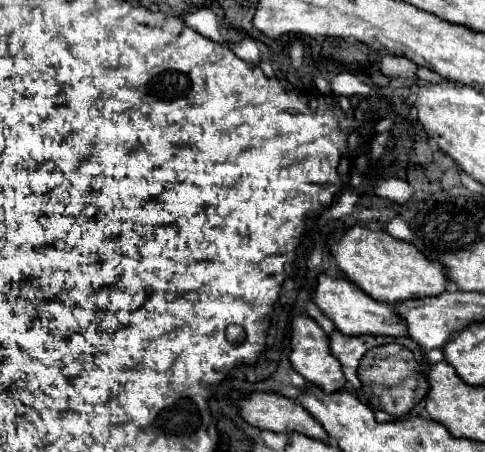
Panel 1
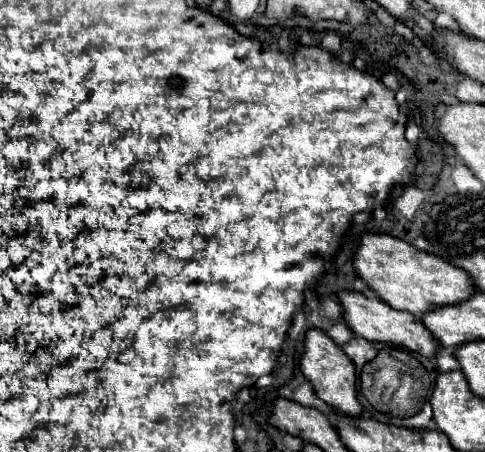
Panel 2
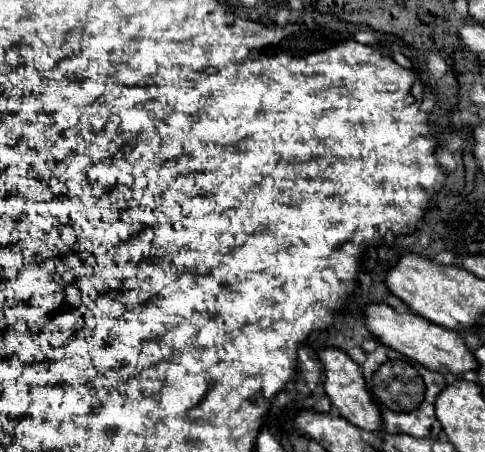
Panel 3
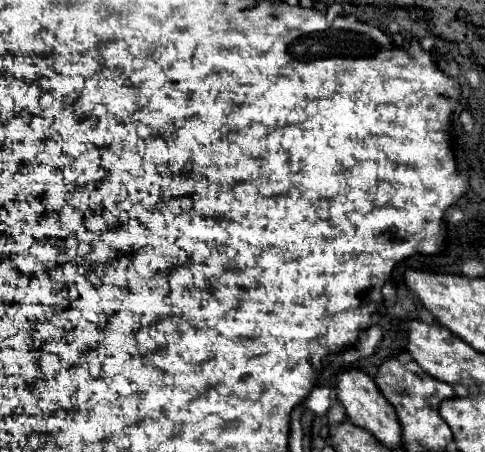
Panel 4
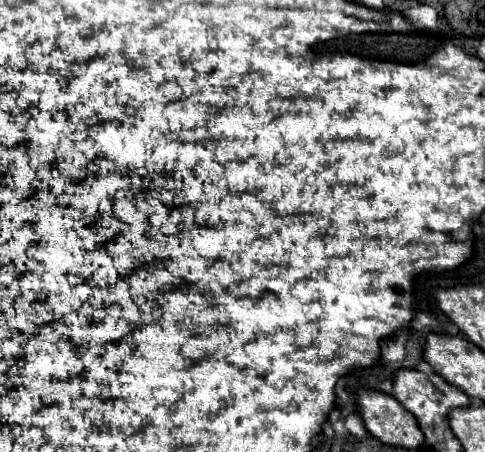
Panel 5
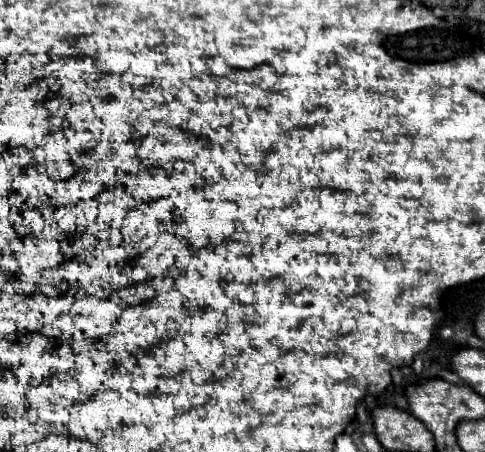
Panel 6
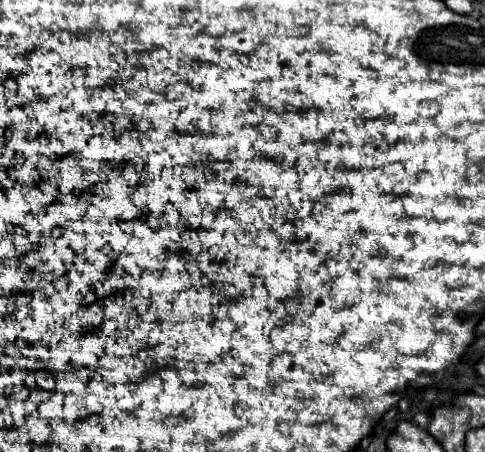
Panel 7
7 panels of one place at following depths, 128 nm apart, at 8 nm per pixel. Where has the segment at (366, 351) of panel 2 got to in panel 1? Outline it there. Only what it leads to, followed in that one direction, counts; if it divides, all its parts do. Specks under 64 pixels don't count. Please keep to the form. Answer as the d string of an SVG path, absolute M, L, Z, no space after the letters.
M342 332L330 334L330 350L342 362L342 370L344 370L350 386L353 386L356 390L362 388L357 373L360 356L364 356L364 352L368 348L372 348L372 344L384 344L384 342L392 342L392 338L348 336L348 334L342 334Z

